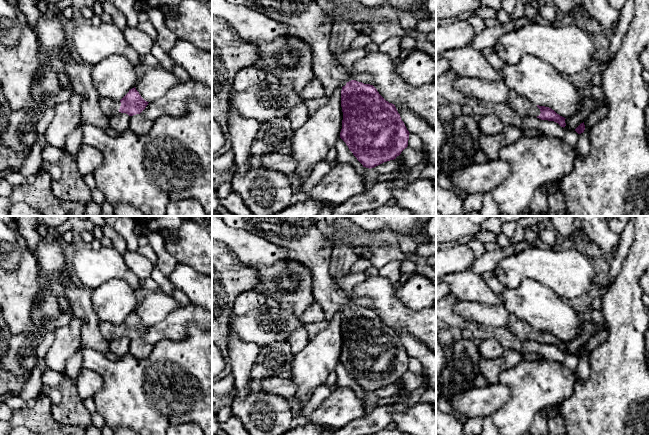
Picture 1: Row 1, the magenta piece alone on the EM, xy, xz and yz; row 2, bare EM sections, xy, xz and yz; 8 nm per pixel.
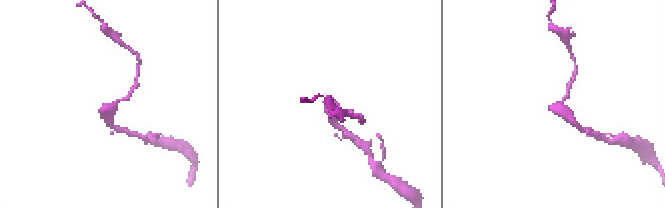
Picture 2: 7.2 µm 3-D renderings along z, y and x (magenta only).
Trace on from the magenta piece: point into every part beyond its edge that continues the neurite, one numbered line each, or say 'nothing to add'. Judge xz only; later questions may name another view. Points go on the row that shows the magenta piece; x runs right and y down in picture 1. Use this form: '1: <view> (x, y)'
1: xz (305, 19)

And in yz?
1: yz (522, 106)

